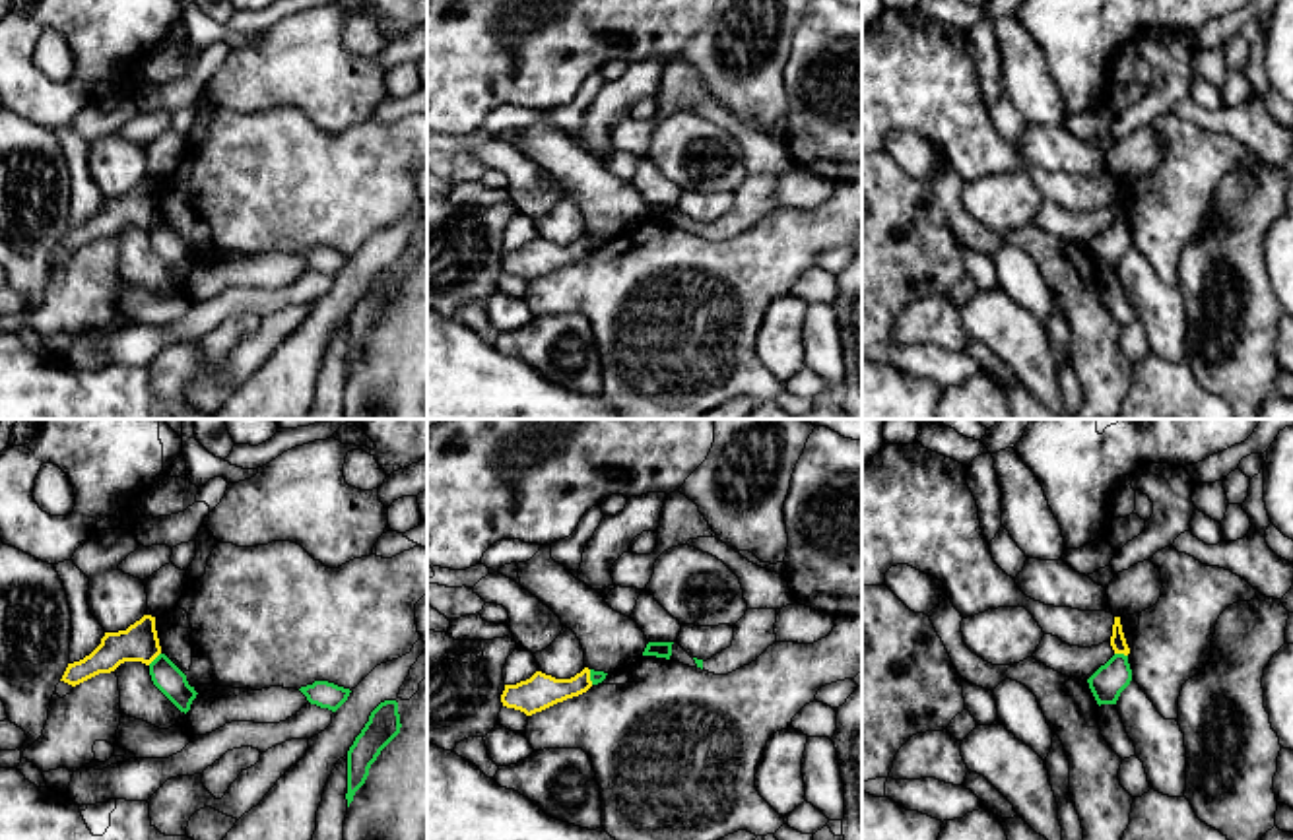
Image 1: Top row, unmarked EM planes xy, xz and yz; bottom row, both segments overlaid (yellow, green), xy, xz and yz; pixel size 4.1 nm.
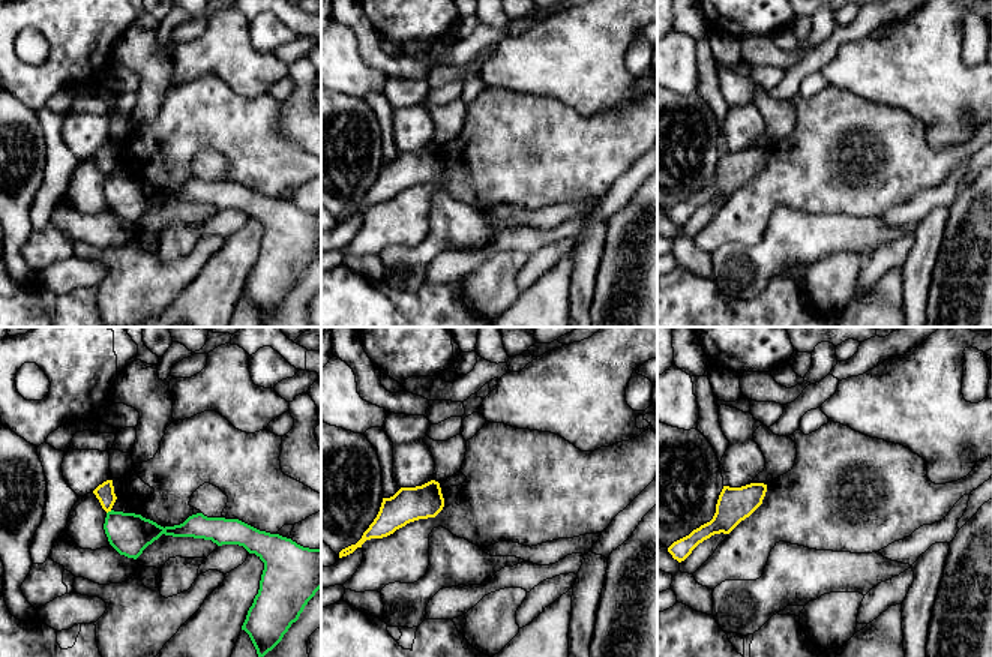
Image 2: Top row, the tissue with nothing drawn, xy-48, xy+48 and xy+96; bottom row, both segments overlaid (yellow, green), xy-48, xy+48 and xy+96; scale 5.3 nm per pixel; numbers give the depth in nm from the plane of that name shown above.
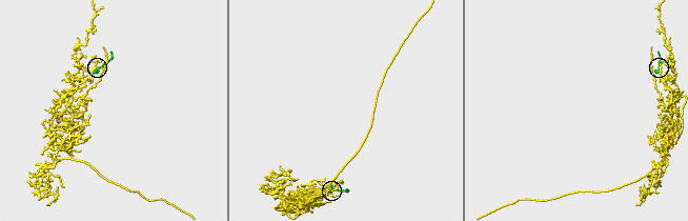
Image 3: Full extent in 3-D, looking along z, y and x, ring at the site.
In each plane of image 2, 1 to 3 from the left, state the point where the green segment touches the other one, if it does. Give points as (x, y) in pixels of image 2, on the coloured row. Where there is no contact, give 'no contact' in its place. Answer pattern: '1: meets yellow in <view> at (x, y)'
1: meets yellow in xy-48 at (108, 510)
2: no contact
3: no contact

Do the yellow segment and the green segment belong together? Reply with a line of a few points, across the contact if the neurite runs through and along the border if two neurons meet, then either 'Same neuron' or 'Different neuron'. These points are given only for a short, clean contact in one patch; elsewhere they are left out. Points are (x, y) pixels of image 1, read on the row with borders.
Line: yz (1115, 652), (1127, 656). Different neuron

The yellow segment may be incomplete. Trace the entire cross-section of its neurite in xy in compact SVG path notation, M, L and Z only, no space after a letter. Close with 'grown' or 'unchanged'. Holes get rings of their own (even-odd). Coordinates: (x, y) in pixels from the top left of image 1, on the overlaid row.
M144 615L126 630L105 632L101 644L83 660L68 663L60 681L76 687L99 673L111 673L124 662L149 665L161 654L155 617Z; unchanged

